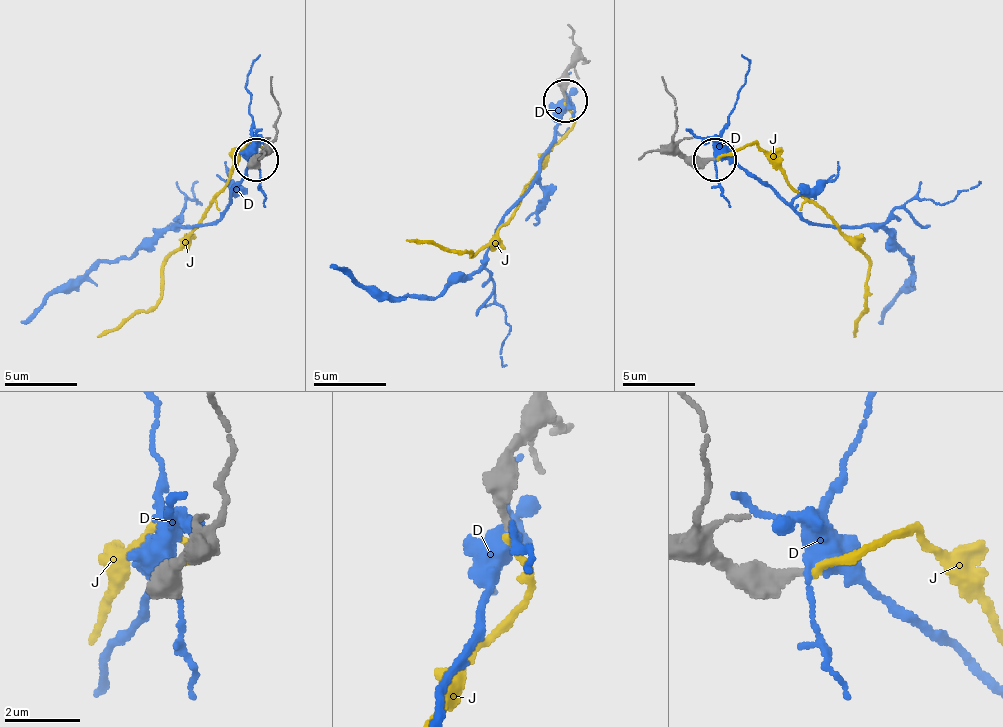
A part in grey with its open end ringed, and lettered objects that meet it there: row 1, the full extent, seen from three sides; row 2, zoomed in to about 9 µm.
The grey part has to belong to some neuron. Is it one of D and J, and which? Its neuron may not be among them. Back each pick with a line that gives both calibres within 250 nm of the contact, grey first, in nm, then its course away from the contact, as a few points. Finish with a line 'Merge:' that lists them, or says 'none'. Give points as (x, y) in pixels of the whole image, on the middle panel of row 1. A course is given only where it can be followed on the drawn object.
J: 220 nm thick on the grey side, 180 nm on the other; it runs (566, 101), (573, 123), (559, 138), (515, 214), (475, 253), (407, 239)
Merge: J

